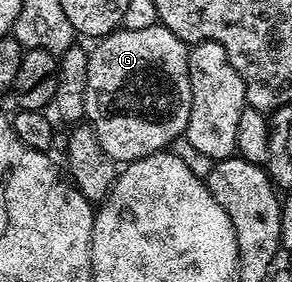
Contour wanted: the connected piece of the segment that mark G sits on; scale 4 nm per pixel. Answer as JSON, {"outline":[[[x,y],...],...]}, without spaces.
{"outline":[[[155,25],[148,29],[132,29],[131,31],[119,29],[113,35],[107,35],[95,47],[98,48],[89,52],[85,118],[88,120],[88,126],[96,133],[96,137],[100,141],[100,149],[104,149],[108,158],[125,165],[131,163],[133,159],[143,159],[149,155],[155,155],[157,151],[165,151],[173,144],[175,139],[185,136],[188,117],[192,109],[192,89],[190,88],[190,74],[188,73],[190,53],[187,44],[182,43],[180,37],[176,37],[176,33],[172,33],[161,25]]]}

